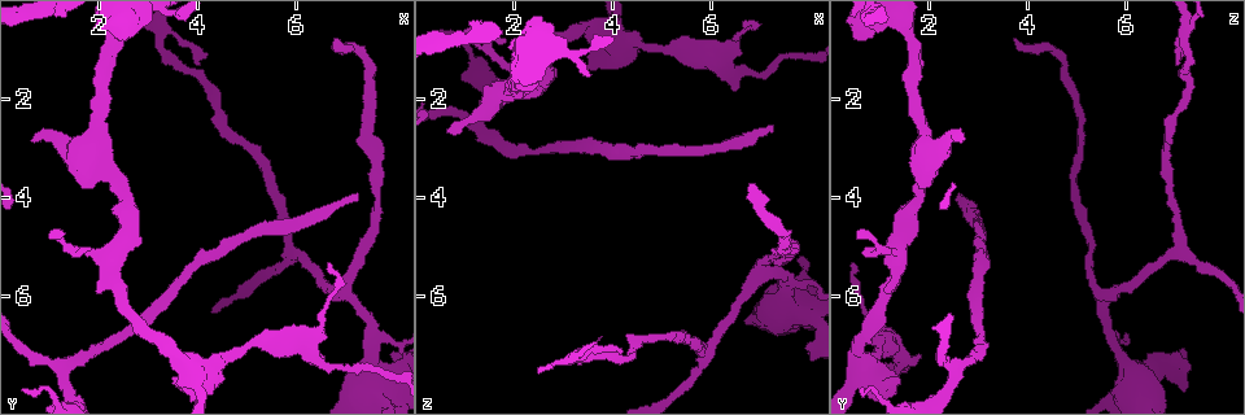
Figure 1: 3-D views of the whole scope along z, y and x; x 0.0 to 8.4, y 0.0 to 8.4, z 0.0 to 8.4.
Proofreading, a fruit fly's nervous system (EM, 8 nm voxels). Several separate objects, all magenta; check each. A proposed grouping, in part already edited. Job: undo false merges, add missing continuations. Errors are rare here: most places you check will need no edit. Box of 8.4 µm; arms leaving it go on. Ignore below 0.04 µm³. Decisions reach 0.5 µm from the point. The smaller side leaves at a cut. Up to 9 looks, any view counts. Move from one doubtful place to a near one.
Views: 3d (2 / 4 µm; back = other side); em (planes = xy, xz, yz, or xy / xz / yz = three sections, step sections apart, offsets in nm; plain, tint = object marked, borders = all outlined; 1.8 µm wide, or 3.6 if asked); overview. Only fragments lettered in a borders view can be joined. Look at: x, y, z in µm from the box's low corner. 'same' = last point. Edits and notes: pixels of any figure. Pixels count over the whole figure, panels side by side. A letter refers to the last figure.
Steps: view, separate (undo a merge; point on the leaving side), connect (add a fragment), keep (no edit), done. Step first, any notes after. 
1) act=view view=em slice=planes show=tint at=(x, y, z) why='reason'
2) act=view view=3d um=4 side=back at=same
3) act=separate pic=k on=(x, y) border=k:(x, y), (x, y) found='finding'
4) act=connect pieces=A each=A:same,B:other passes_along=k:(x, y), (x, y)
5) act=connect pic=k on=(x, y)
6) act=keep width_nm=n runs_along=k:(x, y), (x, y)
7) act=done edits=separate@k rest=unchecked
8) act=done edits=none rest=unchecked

act=view view=em slice=planes show=borders at=(3.20, 0.65, 7.20) why='side arm on a straight run'

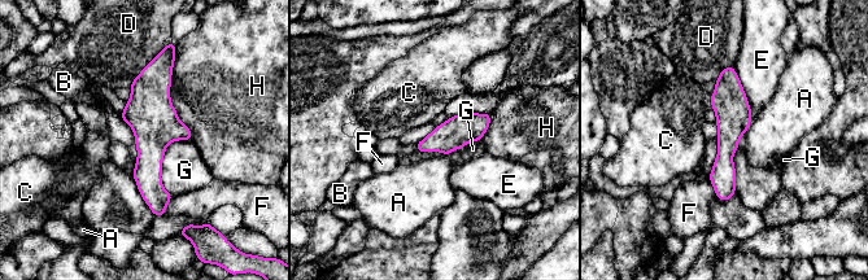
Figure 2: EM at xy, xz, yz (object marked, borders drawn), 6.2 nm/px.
act=keep each=A:other,B:other,C:other,D:other,E:other,F:other,G:other,H:other found='continuous, no second cell'

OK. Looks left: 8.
act=view view=em slice=planes show=tint at=(6.80, 0.85, 3.70)

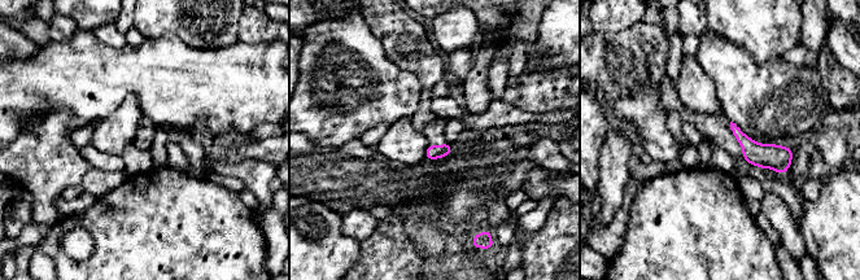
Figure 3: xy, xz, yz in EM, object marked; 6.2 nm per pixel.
act=view view=em slice=planes show=borders at=same why='what lies round it'

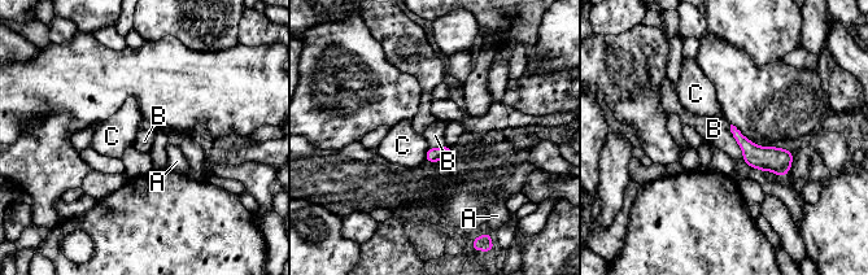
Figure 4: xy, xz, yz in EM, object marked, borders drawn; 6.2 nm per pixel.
act=connect pieces=B each=A:other,B:same,C:other passes_along=4:(767, 158), (736, 140), (714, 129) found='the cell continues'

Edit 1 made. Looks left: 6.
act=view view=overview

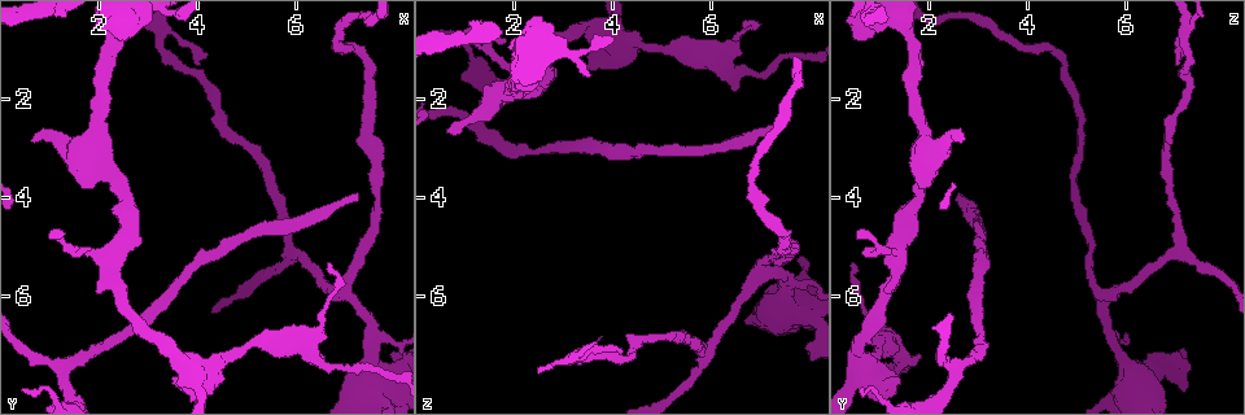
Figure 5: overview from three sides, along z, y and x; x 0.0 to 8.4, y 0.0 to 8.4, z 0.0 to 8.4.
act=view view=3d um=4 at=(0.70, 2.90, 2.60) why='branch stops here'

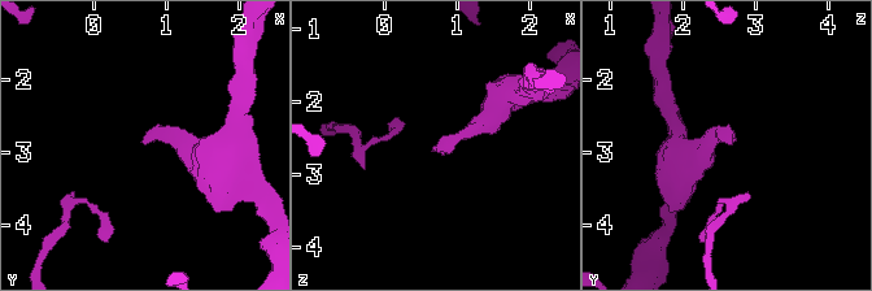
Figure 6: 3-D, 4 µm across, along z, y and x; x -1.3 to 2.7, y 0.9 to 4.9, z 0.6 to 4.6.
act=view view=em slice=xz step=16 show=tint at=(0.60, 2.90, 2.65) why='now the EM'

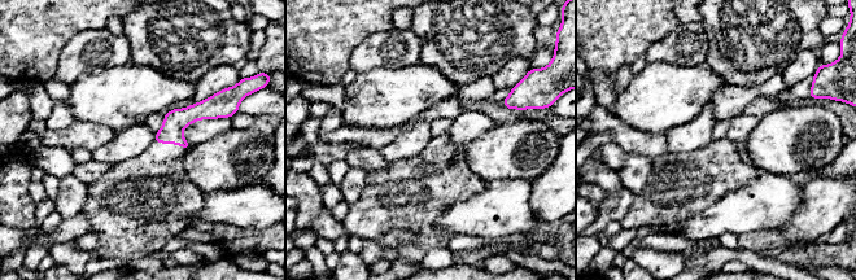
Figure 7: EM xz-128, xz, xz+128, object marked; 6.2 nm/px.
act=view view=em slice=planes show=borders at=same why='another direction'

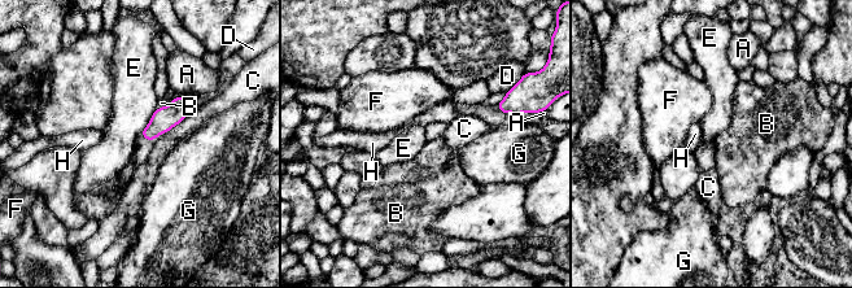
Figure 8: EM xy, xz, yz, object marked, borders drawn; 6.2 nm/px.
act=connect pieces=B each=A:other,B:same,C:other,D:other,E:other,F:other,G:other,H:other passes_along=8:(164, 118), (173, 100), (161, 103) found='the cell continues'

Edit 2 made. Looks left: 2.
act=done edits=connect@4,connect@8 rest=unchecked

